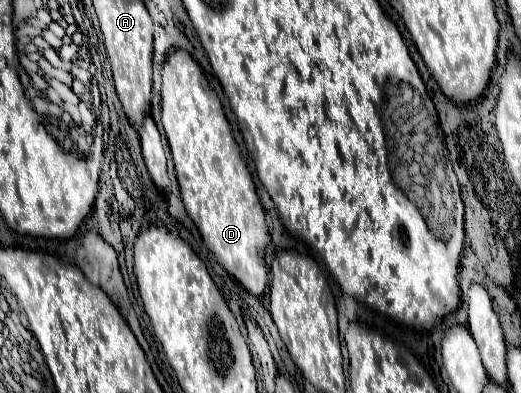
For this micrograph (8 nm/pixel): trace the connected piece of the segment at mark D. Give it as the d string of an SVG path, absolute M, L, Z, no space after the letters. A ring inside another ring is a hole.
M183 49L173 51L165 59L161 99L161 121L169 139L181 199L189 217L197 225L203 243L215 255L217 263L251 295L263 297L269 275L263 259L269 241L265 211L257 197L251 173L241 159L219 97L209 87L201 67Z

